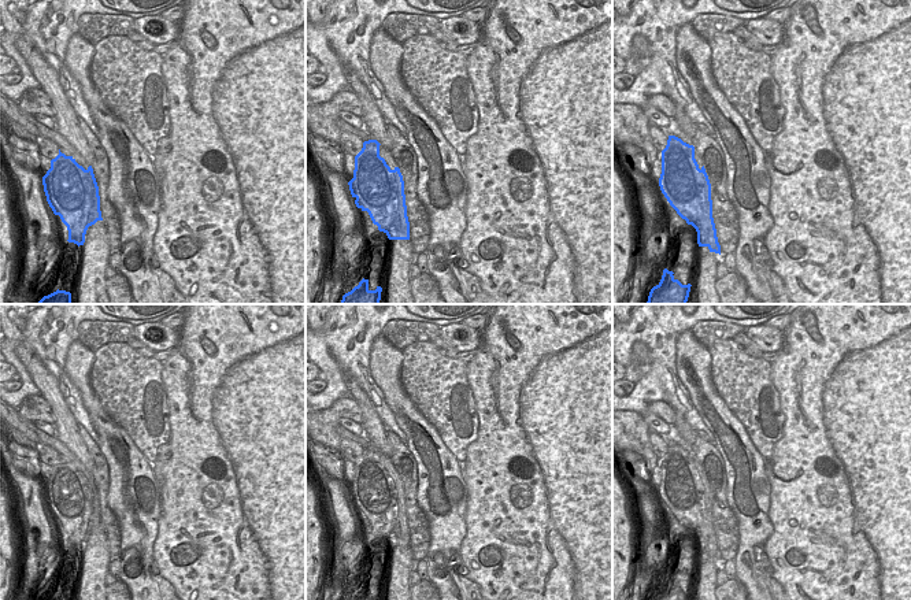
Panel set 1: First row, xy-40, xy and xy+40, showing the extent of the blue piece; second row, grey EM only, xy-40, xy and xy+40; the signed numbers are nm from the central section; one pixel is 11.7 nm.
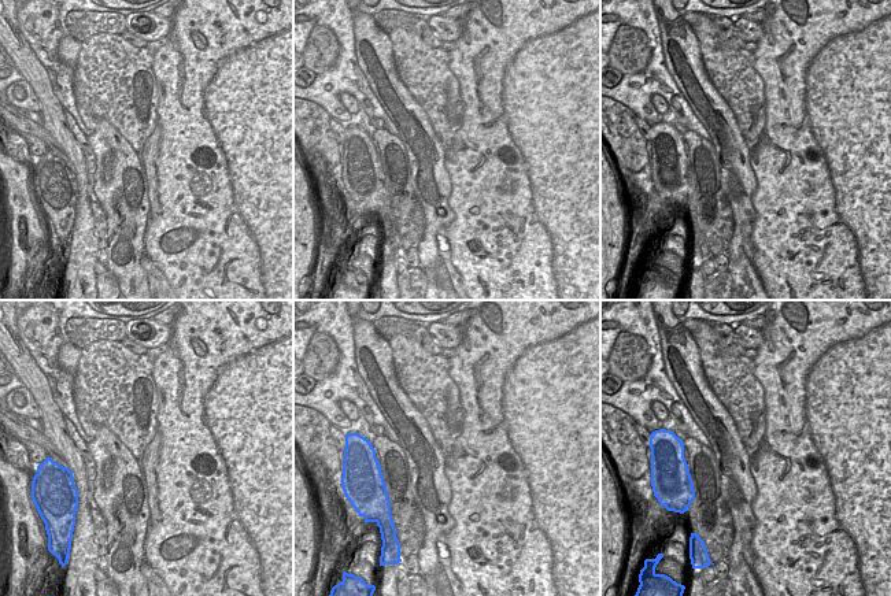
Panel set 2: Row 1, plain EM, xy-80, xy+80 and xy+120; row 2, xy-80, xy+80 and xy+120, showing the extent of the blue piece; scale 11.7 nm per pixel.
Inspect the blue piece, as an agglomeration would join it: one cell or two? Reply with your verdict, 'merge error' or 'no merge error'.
merge error

